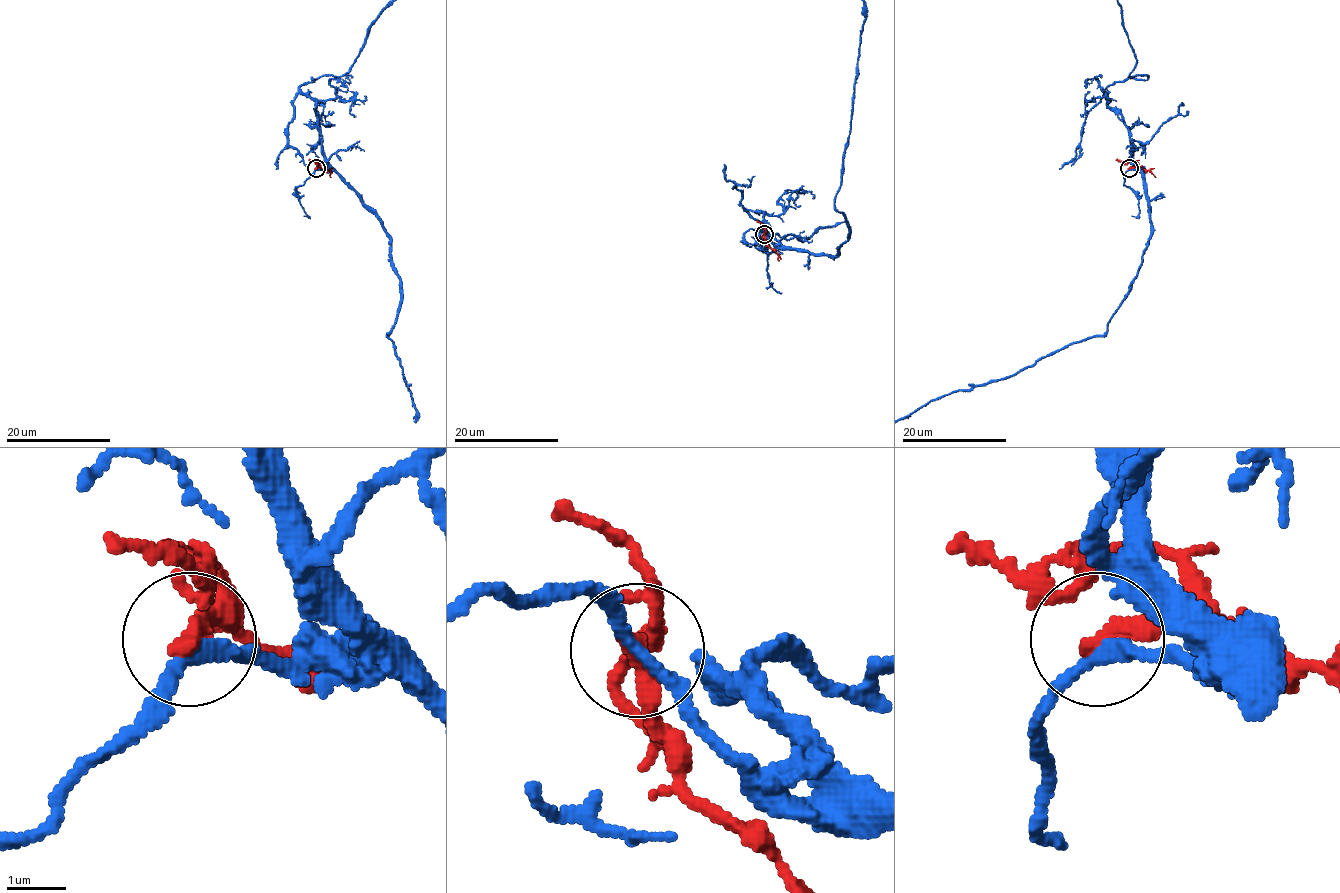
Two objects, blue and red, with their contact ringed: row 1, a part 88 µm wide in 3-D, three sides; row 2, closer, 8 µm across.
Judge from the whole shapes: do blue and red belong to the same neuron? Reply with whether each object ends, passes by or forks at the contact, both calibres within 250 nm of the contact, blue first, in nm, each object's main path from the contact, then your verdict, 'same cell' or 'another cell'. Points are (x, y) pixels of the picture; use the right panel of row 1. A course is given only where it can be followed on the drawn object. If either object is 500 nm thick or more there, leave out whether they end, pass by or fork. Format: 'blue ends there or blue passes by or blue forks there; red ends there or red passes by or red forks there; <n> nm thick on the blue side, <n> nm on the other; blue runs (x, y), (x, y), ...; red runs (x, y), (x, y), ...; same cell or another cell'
blue passes by; red ends there; 220 nm thick on the blue side, 360 nm on the other; blue runs (1128, 169), (1139, 169), (1130, 130), (1105, 91), (1148, 78), (1130, 75), (1136, 58); red runs (1128, 168), (1136, 162), (1115, 160); another cell

